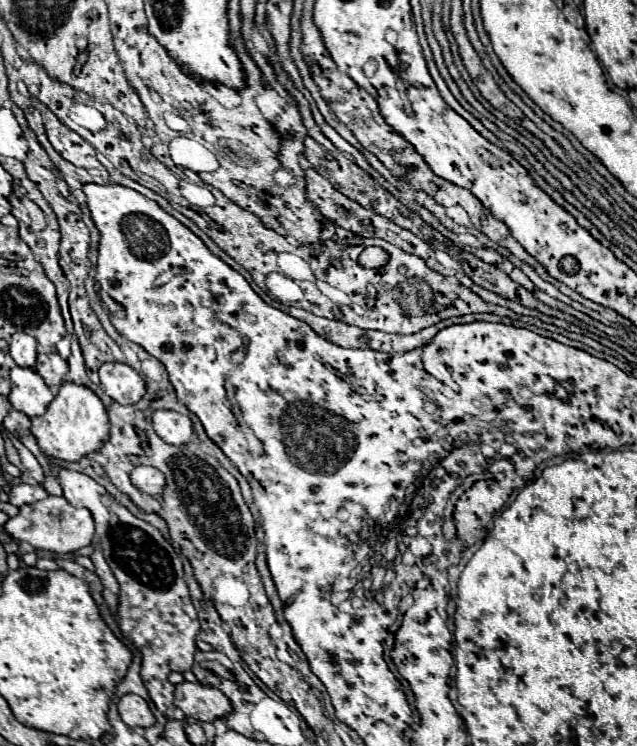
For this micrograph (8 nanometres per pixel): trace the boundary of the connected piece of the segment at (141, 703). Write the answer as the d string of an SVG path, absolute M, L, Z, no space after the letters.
M125 694L119 700L117 708L119 708L119 716L123 718L123 722L131 728L137 728L137 726L151 728L155 724L155 716L153 716L149 704L137 694Z

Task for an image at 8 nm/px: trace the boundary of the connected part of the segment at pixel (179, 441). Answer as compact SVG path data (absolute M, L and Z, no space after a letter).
M155 410L153 412L153 428L155 432L169 444L183 446L189 442L193 432L189 416L183 416L175 410Z

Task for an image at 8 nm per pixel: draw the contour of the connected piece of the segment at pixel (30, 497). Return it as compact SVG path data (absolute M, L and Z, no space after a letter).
M17 484L9 492L9 502L15 506L25 506L25 504L33 504L37 500L43 500L47 496L49 494L39 484L33 484L33 486L31 484Z

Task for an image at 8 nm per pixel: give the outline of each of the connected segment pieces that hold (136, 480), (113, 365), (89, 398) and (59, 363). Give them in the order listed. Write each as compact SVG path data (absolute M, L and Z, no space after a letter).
M135 466L129 478L135 488L139 488L143 494L149 496L157 496L165 490L165 476L161 470L153 466Z
M105 362L99 368L103 390L119 404L133 404L143 398L145 382L137 370L123 362Z
M65 382L55 400L49 404L47 412L31 418L31 434L49 458L77 462L89 452L101 450L101 446L109 440L109 418L95 392L91 392L87 386Z
M51 352L51 354L39 354L37 356L37 364L35 364L35 370L43 376L45 384L51 388L51 392L55 394L57 388L61 386L65 374L69 372L69 366L67 362L57 354L57 352Z

